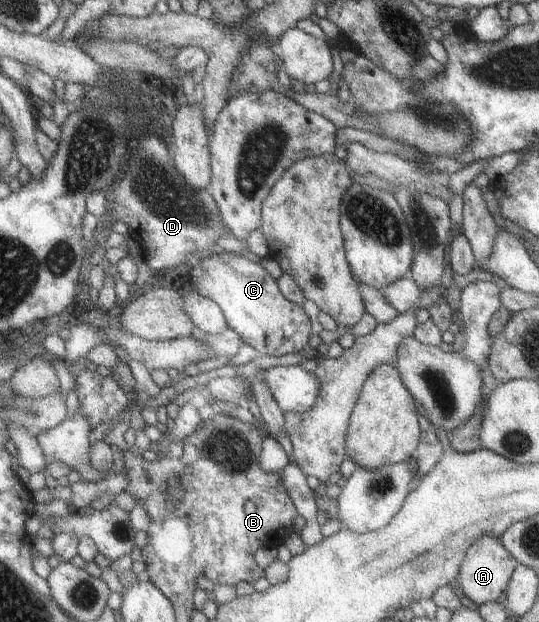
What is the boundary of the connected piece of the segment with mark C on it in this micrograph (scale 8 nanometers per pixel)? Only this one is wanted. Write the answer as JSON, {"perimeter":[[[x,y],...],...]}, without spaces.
{"perimeter":[[[224,250],[193,261],[191,266],[187,275],[199,289],[197,292],[218,304],[228,327],[243,339],[244,344],[255,348],[263,356],[298,353],[309,345],[311,319],[302,304],[288,301],[282,295],[277,281],[260,262],[252,262],[244,255]]]}

